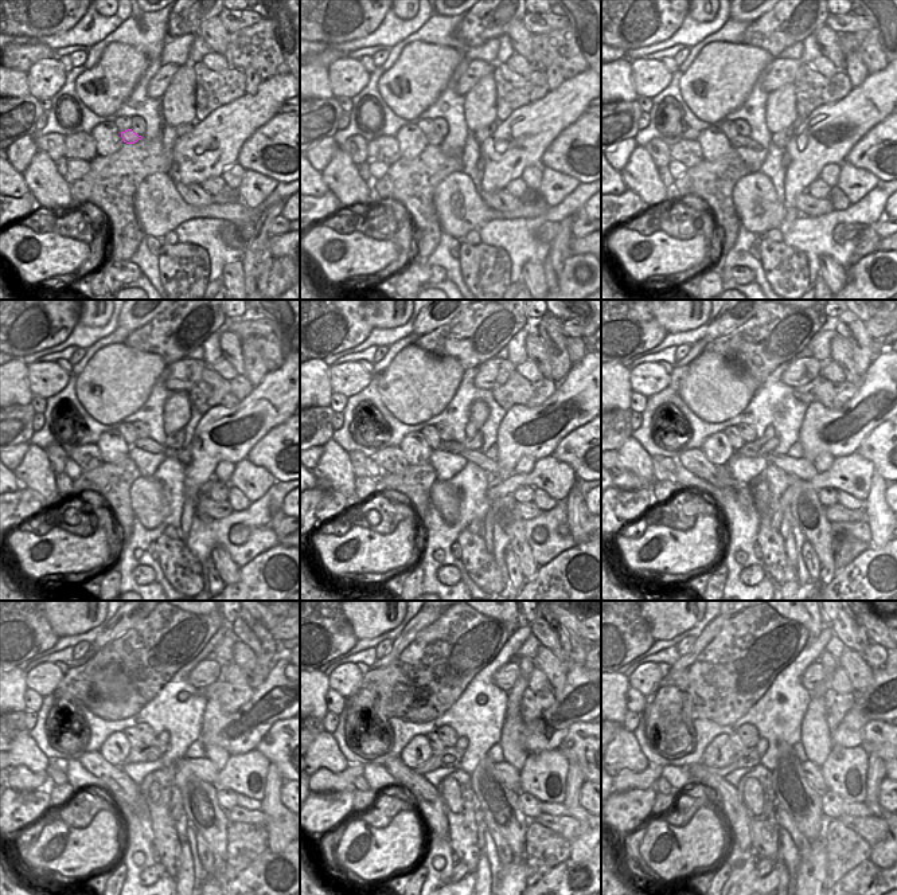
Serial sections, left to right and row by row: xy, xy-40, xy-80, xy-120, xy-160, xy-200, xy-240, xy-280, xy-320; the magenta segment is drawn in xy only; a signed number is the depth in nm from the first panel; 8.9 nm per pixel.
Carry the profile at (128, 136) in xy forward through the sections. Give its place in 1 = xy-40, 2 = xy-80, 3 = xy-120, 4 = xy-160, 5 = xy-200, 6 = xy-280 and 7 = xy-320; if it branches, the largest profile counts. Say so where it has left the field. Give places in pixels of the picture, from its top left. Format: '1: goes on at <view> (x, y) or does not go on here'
1: goes on at xy-40 (433, 139)
2: goes on at xy-80 (738, 141)
3: goes on at xy-120 (148, 445)
4: goes on at xy-160 (491, 466)
5: goes on at xy-200 (802, 468)
6: goes on at xy-280 (509, 774)
7: goes on at xy-320 (812, 773)

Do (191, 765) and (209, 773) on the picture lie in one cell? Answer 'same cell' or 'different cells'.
same cell

